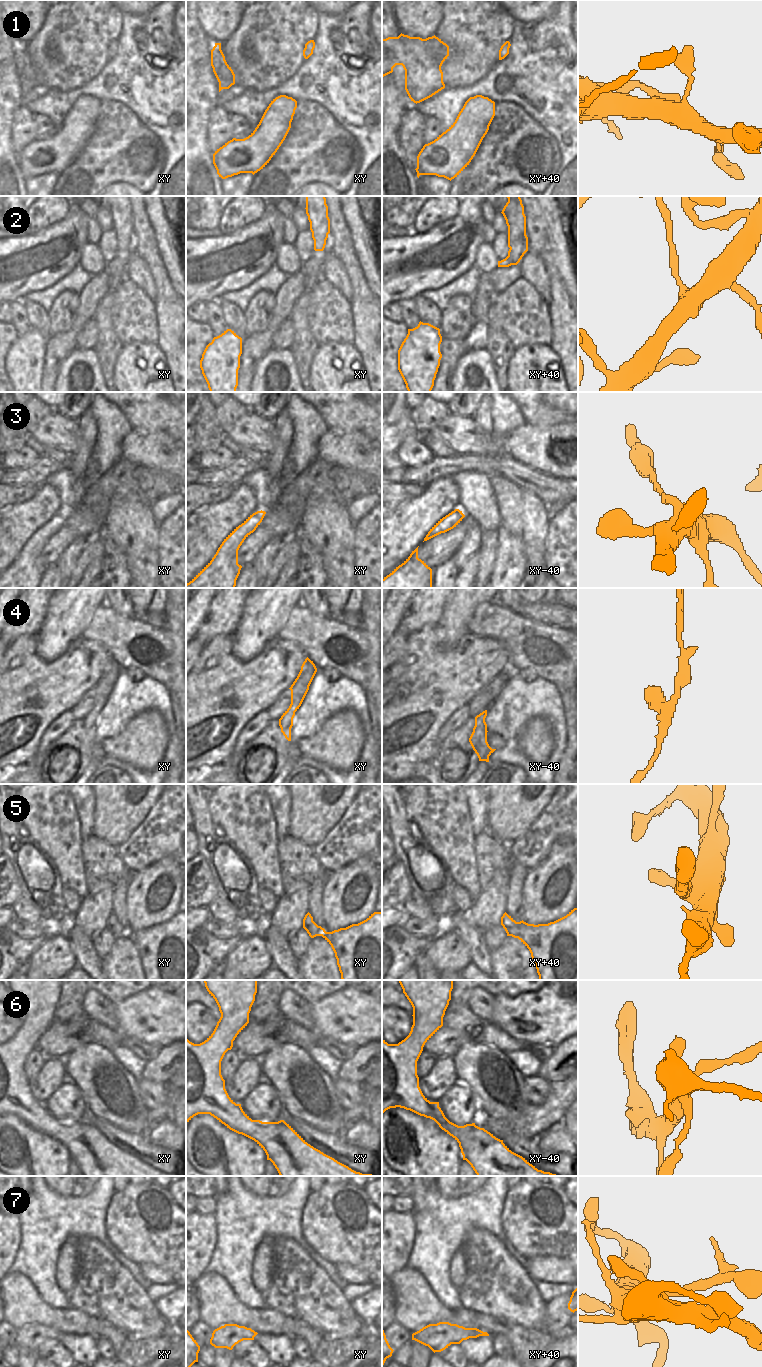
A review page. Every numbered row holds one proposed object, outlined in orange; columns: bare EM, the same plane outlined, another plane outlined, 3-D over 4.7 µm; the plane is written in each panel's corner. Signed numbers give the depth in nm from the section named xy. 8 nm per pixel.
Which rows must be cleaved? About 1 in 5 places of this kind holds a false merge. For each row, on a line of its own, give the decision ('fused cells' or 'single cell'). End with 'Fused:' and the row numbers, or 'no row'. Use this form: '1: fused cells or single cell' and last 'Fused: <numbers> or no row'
1: single cell
2: fused cells
3: single cell
4: single cell
5: single cell
6: single cell
7: fused cells
Fused: 2, 7

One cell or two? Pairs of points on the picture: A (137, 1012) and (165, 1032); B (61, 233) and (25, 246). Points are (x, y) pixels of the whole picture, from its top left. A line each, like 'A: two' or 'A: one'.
A: one
B: one

